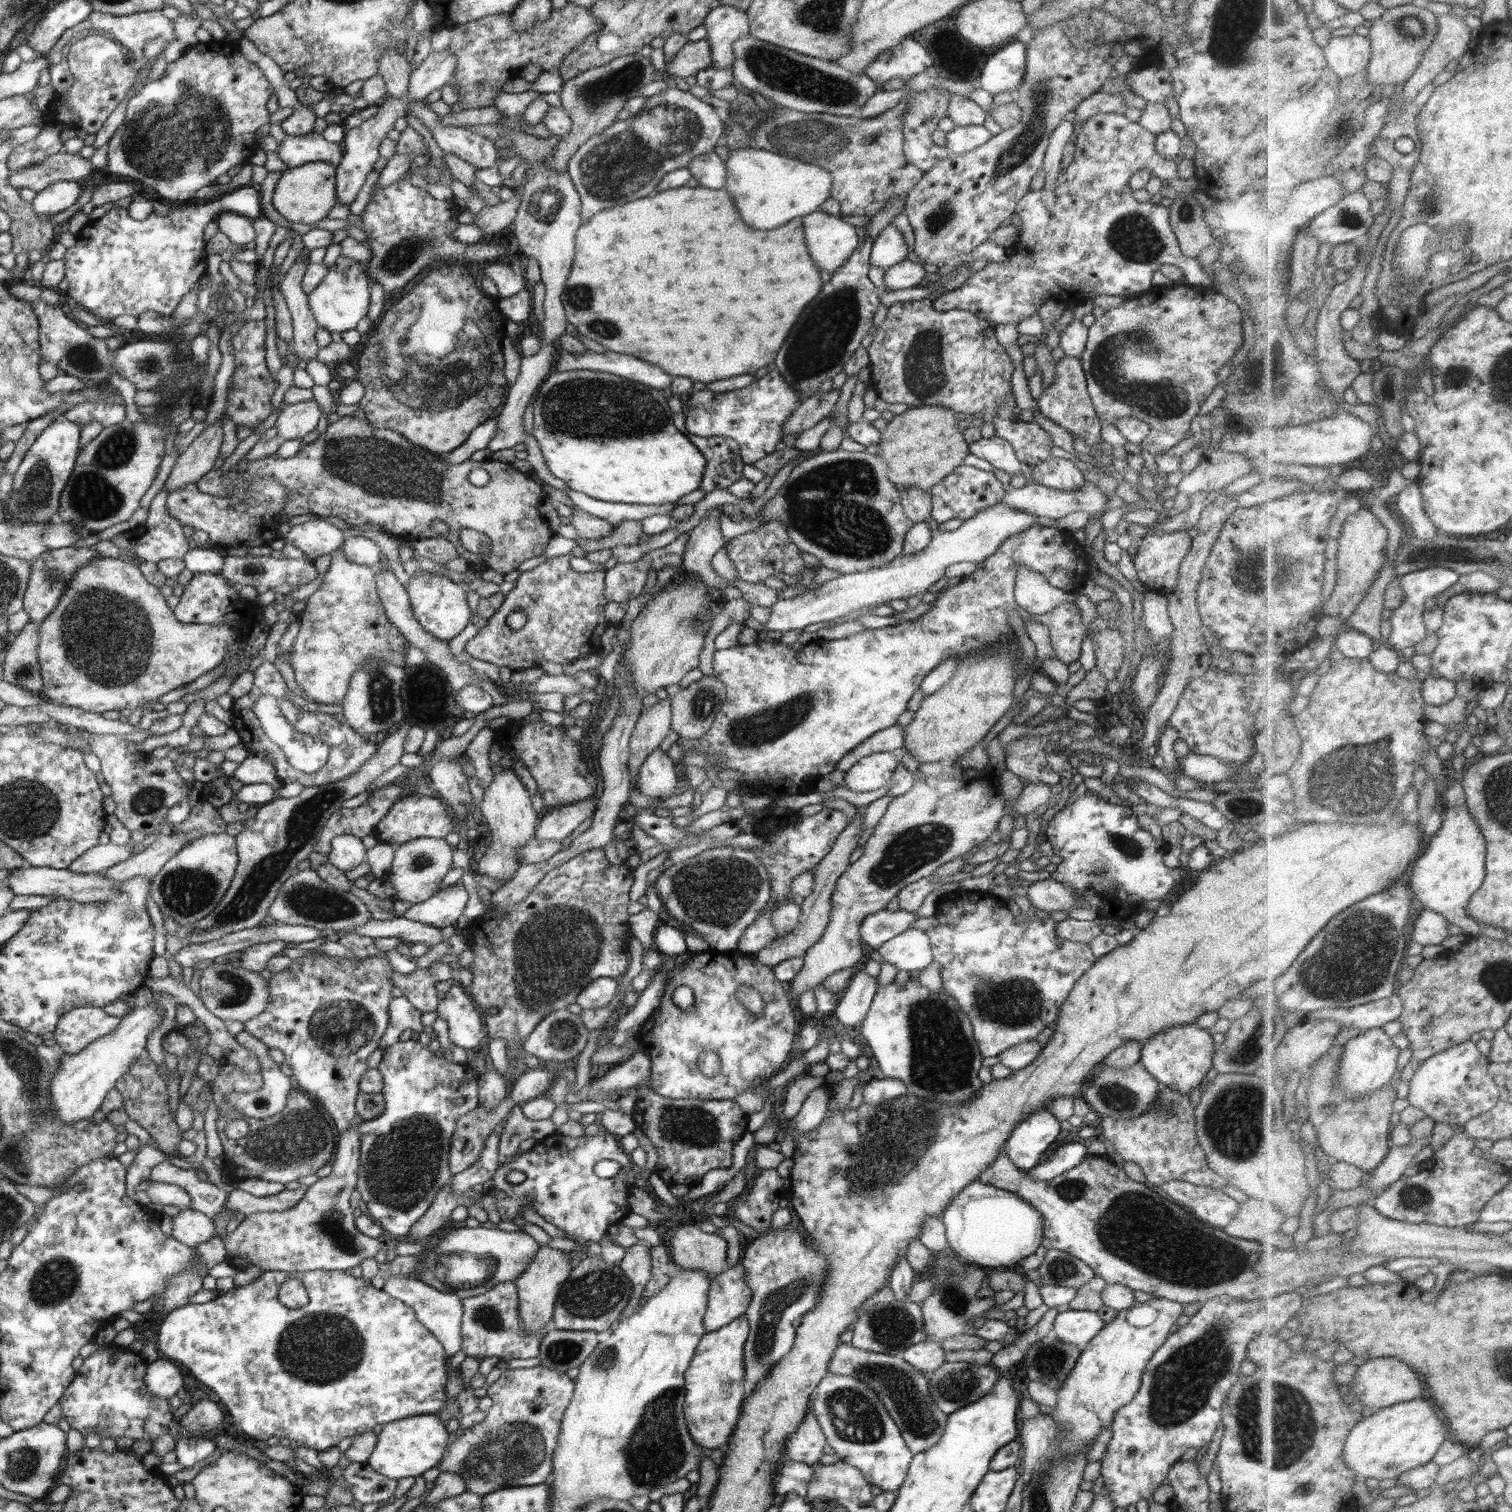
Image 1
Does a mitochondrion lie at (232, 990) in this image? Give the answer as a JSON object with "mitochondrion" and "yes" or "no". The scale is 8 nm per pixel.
{"mitochondrion":"yes"}

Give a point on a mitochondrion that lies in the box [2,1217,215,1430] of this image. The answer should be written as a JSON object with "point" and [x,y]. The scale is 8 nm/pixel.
{"point":[57,1281]}

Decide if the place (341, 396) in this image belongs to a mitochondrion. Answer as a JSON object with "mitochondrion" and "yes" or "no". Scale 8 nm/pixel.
{"mitochondrion":"no"}

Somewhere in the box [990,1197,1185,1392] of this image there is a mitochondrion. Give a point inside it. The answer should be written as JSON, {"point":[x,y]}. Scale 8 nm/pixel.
{"point":[1050,1360]}

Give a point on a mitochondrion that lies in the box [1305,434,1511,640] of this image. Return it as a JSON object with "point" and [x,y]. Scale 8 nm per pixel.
{"point":[1413,555]}

